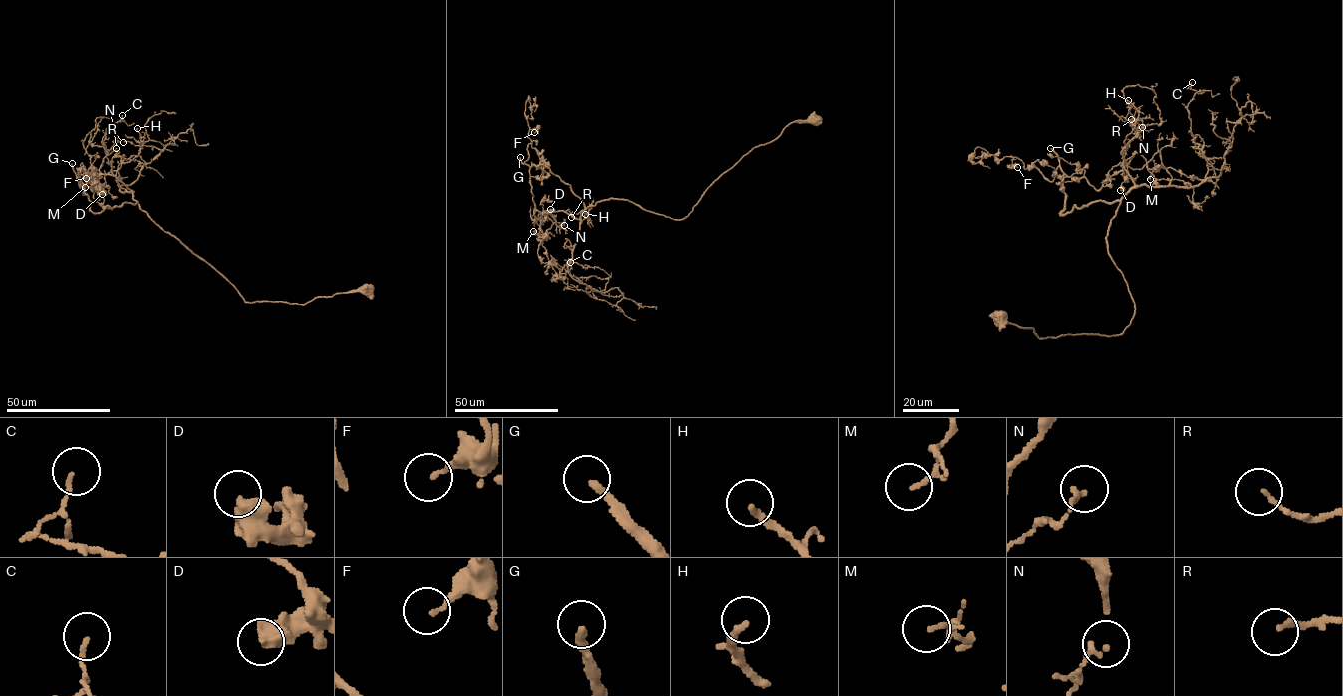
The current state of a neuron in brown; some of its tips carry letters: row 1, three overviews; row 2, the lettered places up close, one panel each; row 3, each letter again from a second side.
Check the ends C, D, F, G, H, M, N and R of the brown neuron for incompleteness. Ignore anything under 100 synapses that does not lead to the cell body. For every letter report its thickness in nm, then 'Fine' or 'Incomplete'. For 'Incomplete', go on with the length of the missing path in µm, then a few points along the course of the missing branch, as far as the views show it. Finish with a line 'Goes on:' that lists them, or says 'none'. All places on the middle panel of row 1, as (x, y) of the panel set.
C: Thickness 110 nm. Fine
D: Thickness 550 nm. Fine
F: Thickness 150 nm. Fine
G: Thickness 240 nm. Incomplete. Missing length about 80 µm. Course of what is missing: (520, 157), (497, 189), (499, 199), (490, 224), (498, 236), (497, 255), (490, 272)
H: Thickness 240 nm. Fine
M: Thickness 130 nm. Fine
N: Thickness 160 nm. Fine
R: Thickness 140 nm. Fine
Goes on: G

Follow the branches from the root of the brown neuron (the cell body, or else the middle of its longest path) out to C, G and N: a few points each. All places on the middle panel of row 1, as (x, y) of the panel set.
C: (814, 118), (748, 152), (680, 219), (626, 200), (589, 205), (565, 274), (551, 260), (568, 271), (570, 262)
G: (814, 118), (790, 122), (748, 152), (680, 219), (618, 199), (586, 209), (546, 166), (520, 157)
N: (814, 118), (790, 122), (748, 152), (680, 219), (607, 199), (579, 219), (547, 211), (564, 225)

